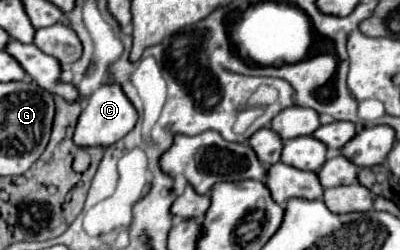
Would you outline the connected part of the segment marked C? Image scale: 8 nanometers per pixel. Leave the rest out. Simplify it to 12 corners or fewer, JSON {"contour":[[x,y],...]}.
{"contour":[[104,83],[80,115],[74,143],[110,147],[138,121],[118,83]]}

